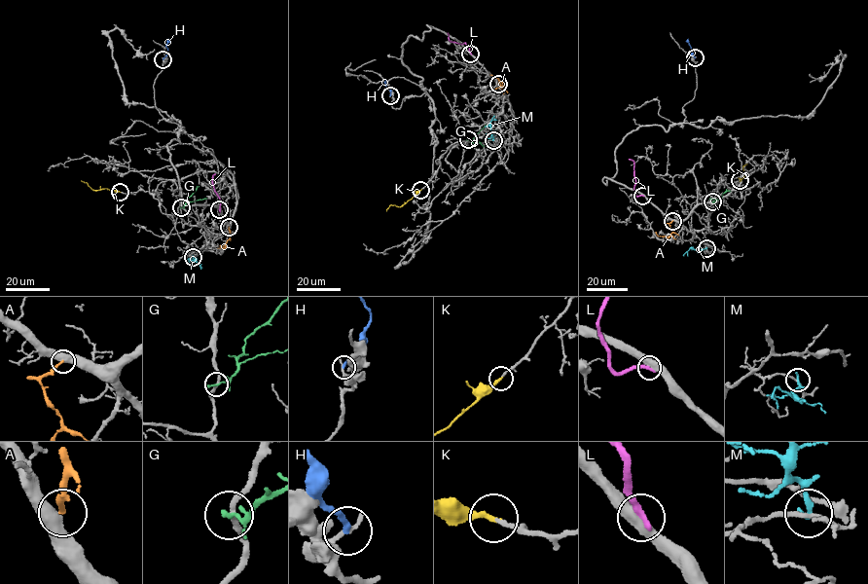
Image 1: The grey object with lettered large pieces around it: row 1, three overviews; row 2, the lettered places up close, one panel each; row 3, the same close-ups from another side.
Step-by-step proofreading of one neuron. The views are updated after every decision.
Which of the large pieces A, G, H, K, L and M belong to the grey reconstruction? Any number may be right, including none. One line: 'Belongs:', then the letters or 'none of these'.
Belongs: K

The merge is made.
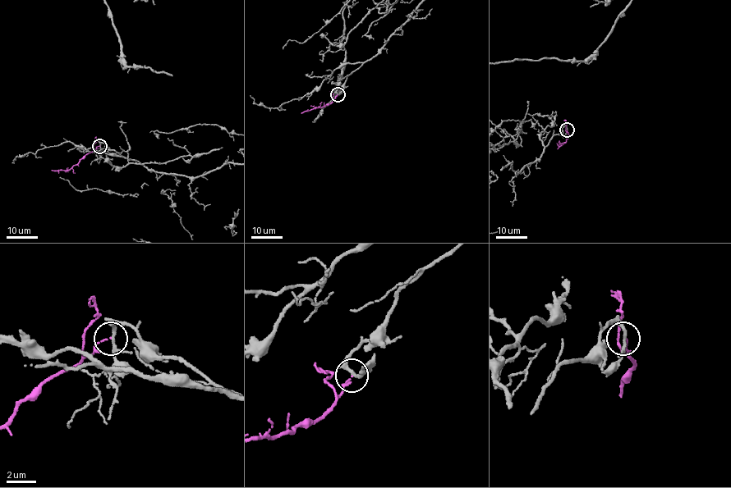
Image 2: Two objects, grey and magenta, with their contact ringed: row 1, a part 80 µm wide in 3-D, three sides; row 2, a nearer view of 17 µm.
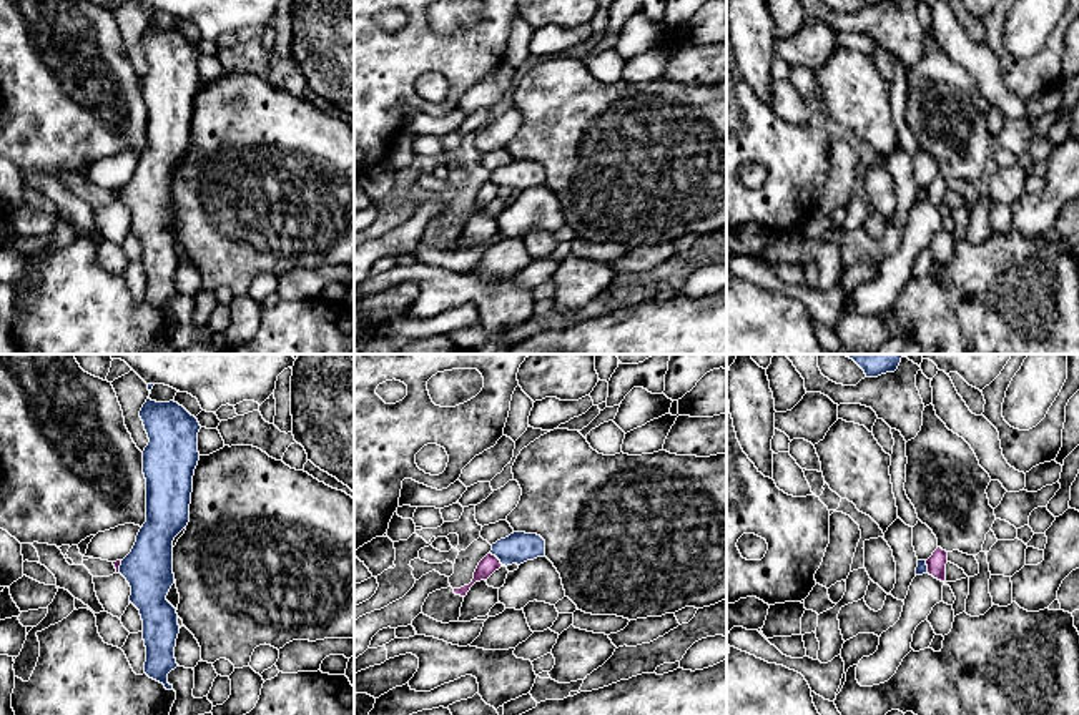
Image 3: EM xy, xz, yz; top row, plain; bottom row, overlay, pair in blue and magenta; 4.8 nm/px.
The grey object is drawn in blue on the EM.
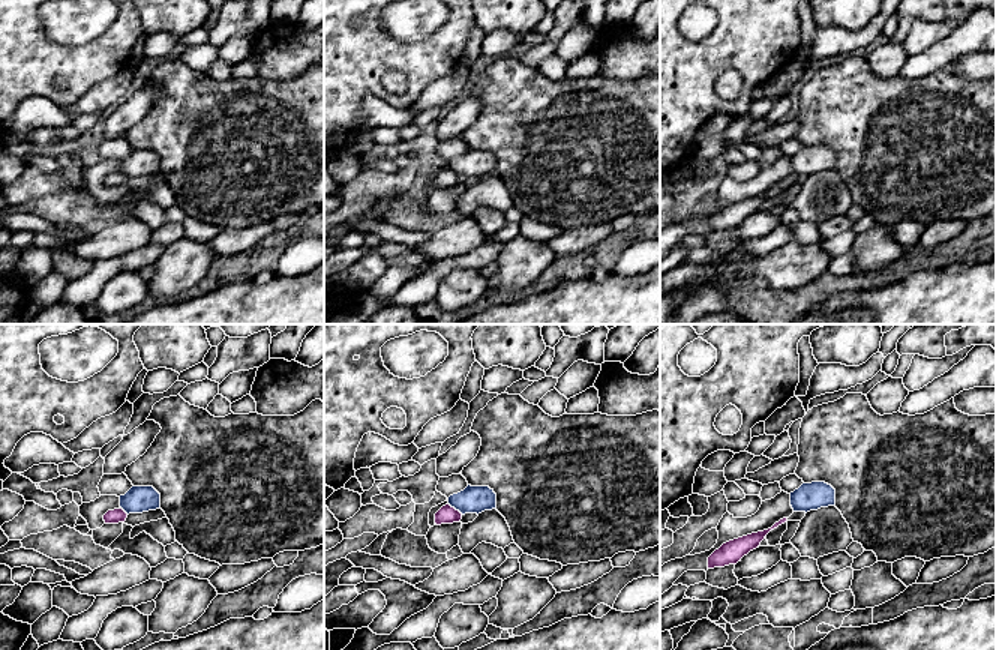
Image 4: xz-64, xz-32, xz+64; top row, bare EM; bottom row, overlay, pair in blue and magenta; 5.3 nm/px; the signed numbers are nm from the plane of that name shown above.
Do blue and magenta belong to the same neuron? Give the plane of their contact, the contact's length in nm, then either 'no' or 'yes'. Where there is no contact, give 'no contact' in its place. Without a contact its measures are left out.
xz | 90 nm | no

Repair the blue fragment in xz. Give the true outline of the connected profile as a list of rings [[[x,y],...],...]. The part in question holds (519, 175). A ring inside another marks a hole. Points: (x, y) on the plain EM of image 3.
[[[514,160],[492,171],[490,181],[505,195],[520,193],[527,188],[545,185],[545,168],[537,161]]]

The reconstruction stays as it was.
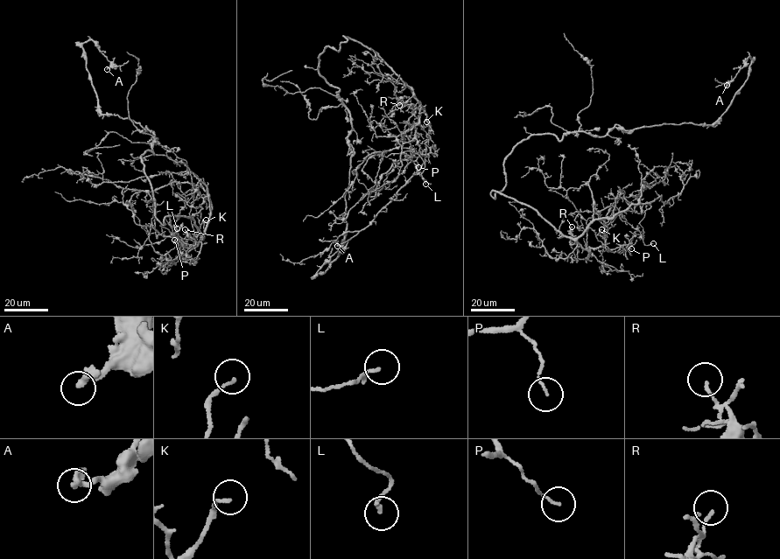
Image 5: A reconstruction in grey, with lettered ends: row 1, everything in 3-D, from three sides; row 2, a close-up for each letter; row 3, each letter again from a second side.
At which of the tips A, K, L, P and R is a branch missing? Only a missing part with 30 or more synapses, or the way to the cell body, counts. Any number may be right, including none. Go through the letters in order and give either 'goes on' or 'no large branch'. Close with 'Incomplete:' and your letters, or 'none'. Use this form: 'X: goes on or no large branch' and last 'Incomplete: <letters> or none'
A: no large branch
K: no large branch
L: no large branch
P: no large branch
R: no large branch
Incomplete: none

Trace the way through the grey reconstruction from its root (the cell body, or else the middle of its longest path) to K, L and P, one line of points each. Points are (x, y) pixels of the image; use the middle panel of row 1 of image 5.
K: (340, 51), (340, 44), (347, 39), (343, 35), (369, 48), (408, 86), (424, 108), (426, 122)
L: (340, 51), (343, 35), (367, 45), (423, 108), (414, 112), (401, 139), (411, 144), (425, 184)
P: (340, 51), (347, 39), (343, 35), (360, 42), (412, 93), (420, 113), (414, 125), (418, 167)

